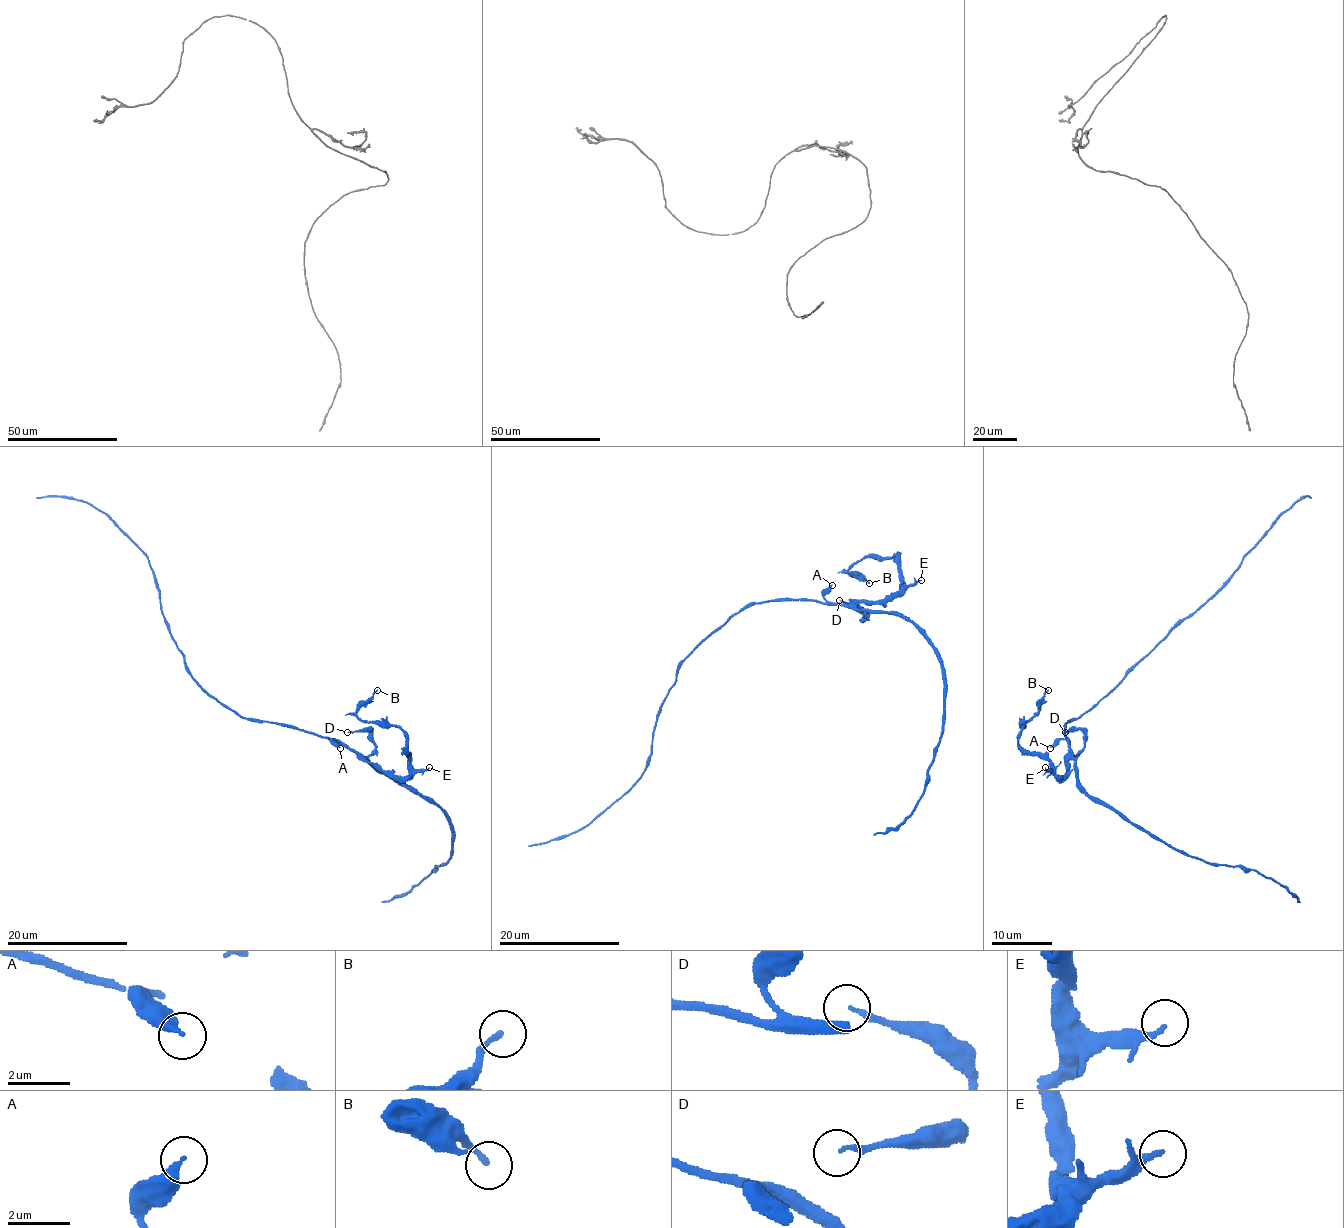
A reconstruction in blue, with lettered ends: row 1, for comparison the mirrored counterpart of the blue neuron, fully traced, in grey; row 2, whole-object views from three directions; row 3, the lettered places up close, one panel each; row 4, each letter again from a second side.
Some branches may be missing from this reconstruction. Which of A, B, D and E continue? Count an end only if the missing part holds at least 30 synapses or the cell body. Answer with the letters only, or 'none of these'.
none of these

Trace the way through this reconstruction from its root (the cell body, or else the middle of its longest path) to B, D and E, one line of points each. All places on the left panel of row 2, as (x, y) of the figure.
B: (282, 723), (337, 739), (383, 770), (406, 776), (406, 736), (397, 726), (364, 722), (356, 714), (377, 690)
D: (282, 723), (337, 739), (367, 757), (374, 748), (371, 729), (347, 732)
E: (282, 723), (337, 739), (397, 776), (412, 776), (429, 767)

